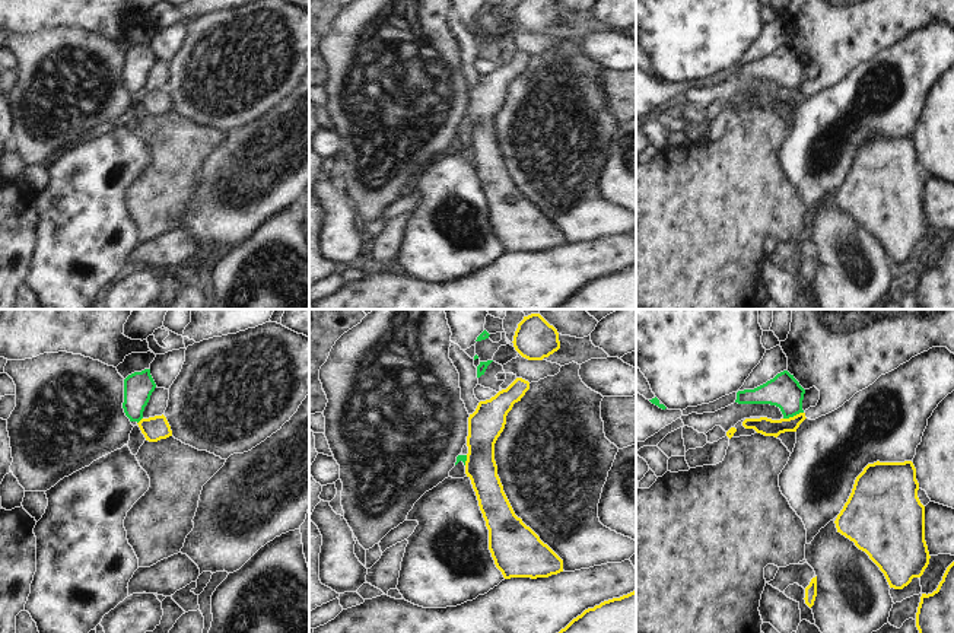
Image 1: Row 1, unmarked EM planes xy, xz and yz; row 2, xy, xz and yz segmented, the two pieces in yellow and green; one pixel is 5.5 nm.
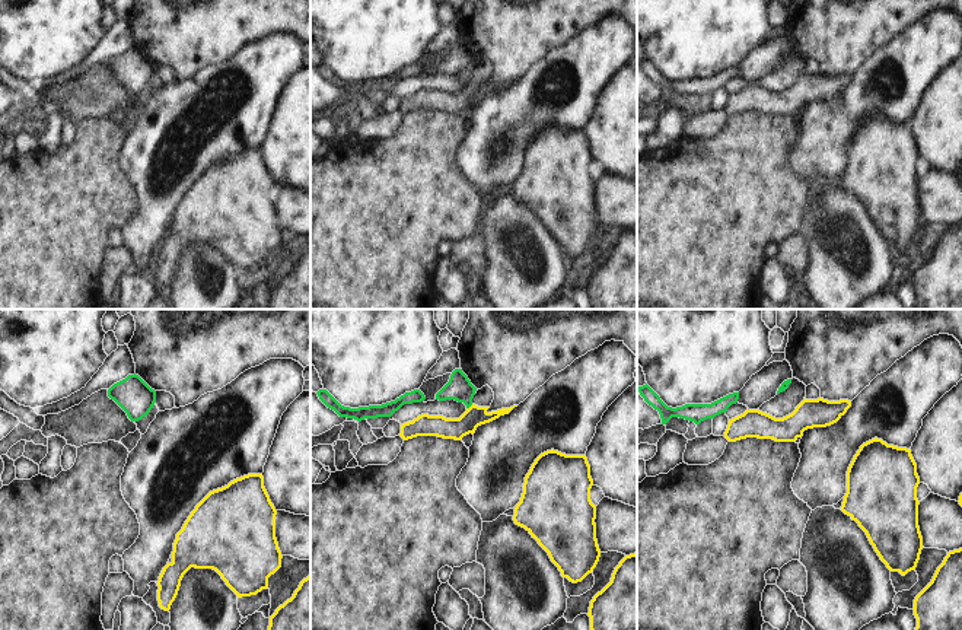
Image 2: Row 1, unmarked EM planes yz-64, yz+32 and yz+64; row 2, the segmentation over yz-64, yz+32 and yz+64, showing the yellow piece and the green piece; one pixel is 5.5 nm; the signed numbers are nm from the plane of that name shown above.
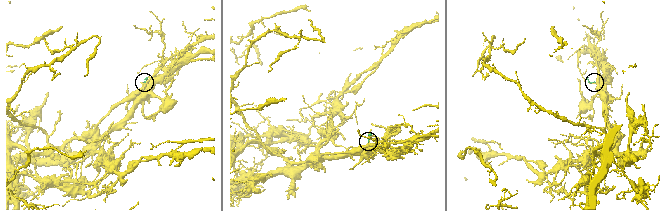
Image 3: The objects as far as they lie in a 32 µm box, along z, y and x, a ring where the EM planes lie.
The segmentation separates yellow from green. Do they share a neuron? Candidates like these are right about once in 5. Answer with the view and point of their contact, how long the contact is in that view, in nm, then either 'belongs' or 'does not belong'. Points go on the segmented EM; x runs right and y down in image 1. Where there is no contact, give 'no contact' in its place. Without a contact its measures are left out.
meets yellow in yz at (794, 416); contact 120 nm long; does not belong

